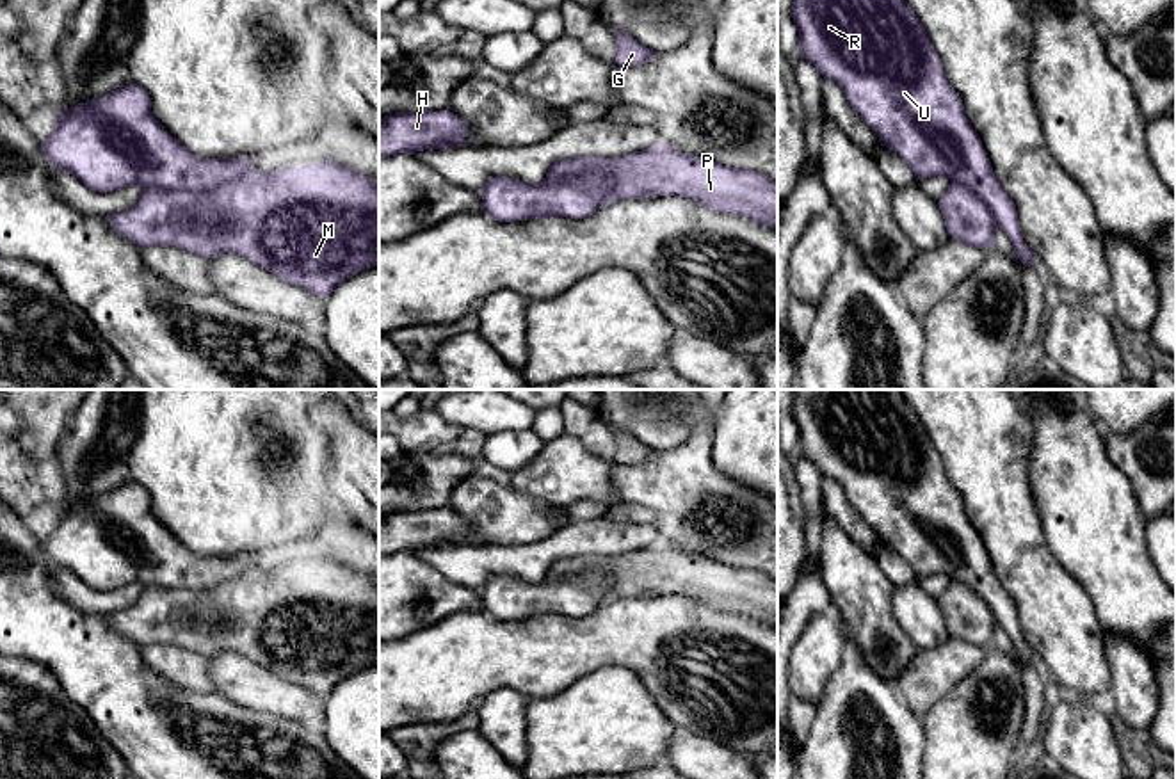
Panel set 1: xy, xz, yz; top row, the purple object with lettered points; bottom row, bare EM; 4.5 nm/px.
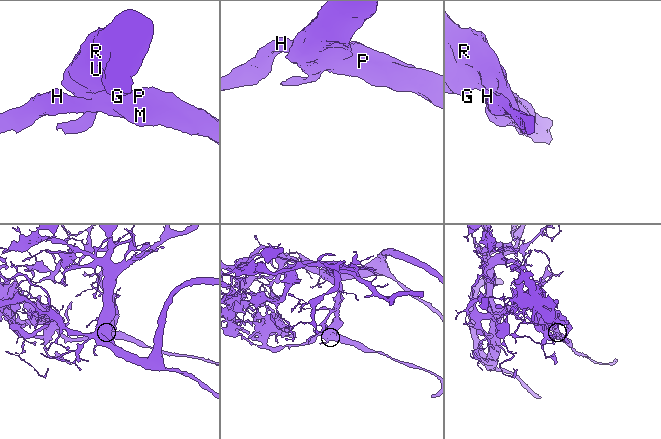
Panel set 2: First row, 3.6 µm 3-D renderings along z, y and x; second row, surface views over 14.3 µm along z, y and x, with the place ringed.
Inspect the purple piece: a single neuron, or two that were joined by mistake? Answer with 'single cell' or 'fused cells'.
fused cells

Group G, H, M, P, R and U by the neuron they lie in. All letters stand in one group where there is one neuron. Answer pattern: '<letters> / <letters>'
G R U / H M P

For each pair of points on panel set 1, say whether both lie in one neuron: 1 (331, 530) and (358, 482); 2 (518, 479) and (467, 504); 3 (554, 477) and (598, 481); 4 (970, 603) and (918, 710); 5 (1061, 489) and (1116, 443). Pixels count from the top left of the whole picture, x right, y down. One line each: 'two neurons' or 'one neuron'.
1: two neurons
2: two neurons
3: one neuron
4: one neuron
5: two neurons

